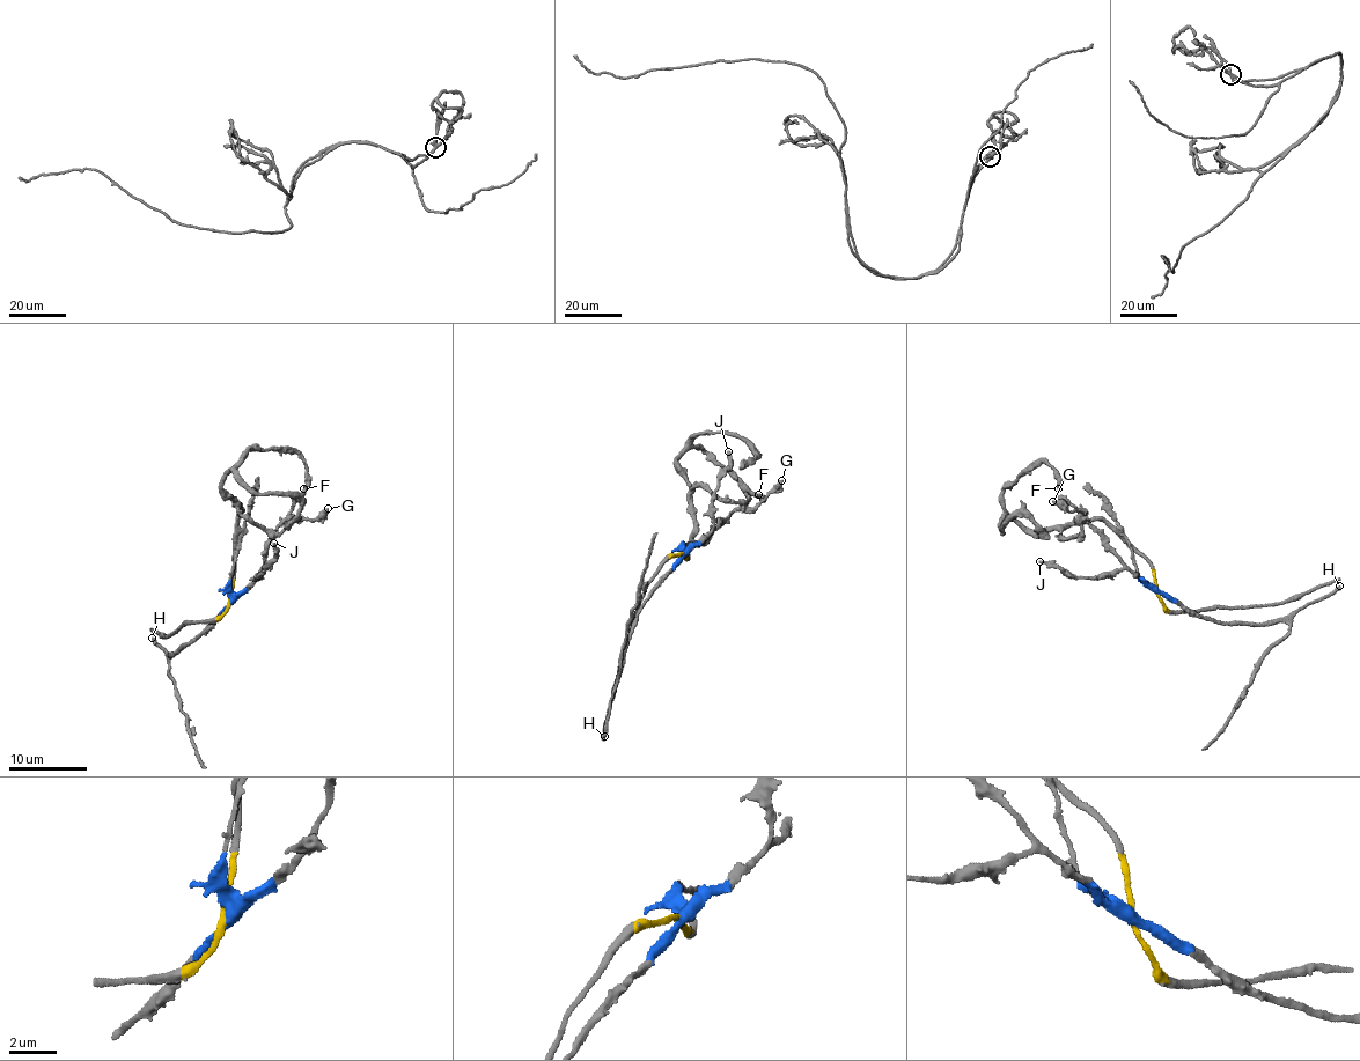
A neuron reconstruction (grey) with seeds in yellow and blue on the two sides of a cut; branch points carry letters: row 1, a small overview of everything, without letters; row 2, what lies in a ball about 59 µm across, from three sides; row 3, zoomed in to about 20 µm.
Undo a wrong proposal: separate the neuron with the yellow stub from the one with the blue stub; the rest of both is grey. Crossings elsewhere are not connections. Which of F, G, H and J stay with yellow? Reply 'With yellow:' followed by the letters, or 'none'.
With yellow: F

